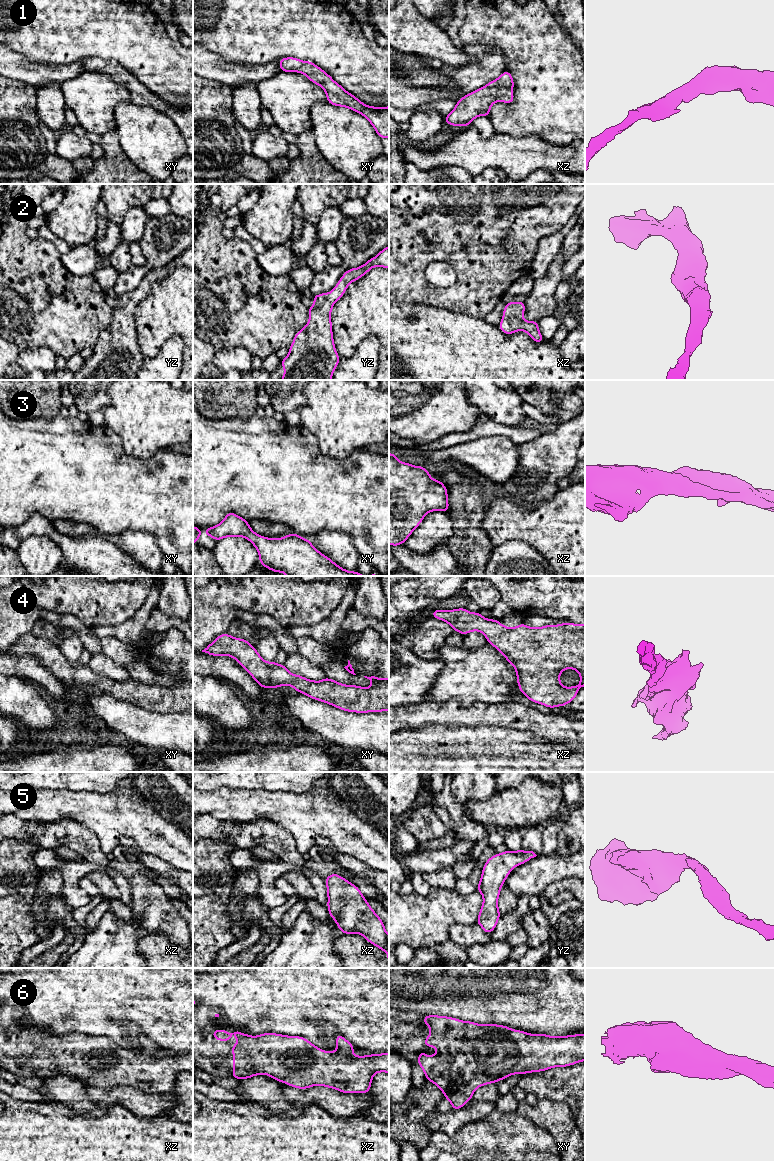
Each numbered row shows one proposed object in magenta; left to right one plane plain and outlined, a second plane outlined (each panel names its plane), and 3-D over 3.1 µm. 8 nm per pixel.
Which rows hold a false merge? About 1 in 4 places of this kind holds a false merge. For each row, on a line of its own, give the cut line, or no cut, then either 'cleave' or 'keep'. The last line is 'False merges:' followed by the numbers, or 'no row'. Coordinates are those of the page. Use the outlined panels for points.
1: no cut; keep
2: no cut; keep
3: no cut; keep
4: no cut; keep
5: no cut; keep
6: no cut; keep
False merges: no row

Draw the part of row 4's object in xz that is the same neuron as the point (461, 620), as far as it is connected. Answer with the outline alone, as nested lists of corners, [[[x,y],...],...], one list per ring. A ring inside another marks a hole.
[[[466,608],[433,609],[432,617],[447,622],[454,631],[463,636],[472,631],[482,632],[487,642],[514,666],[518,687],[532,702],[552,709],[565,706],[572,702],[579,689],[585,686],[585,624],[561,623],[534,628],[521,623],[509,628],[497,619],[488,620],[480,612],[471,613]],[[568,668],[580,673],[580,683],[577,686],[564,687],[560,683],[560,673]]]

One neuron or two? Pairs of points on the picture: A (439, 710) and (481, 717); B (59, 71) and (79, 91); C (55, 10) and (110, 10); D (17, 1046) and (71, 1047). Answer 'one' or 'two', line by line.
A: one
B: two
C: one
D: one

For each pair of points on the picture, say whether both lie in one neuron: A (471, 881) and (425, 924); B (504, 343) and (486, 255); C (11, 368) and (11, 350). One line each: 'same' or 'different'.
A: different
B: different
C: same

